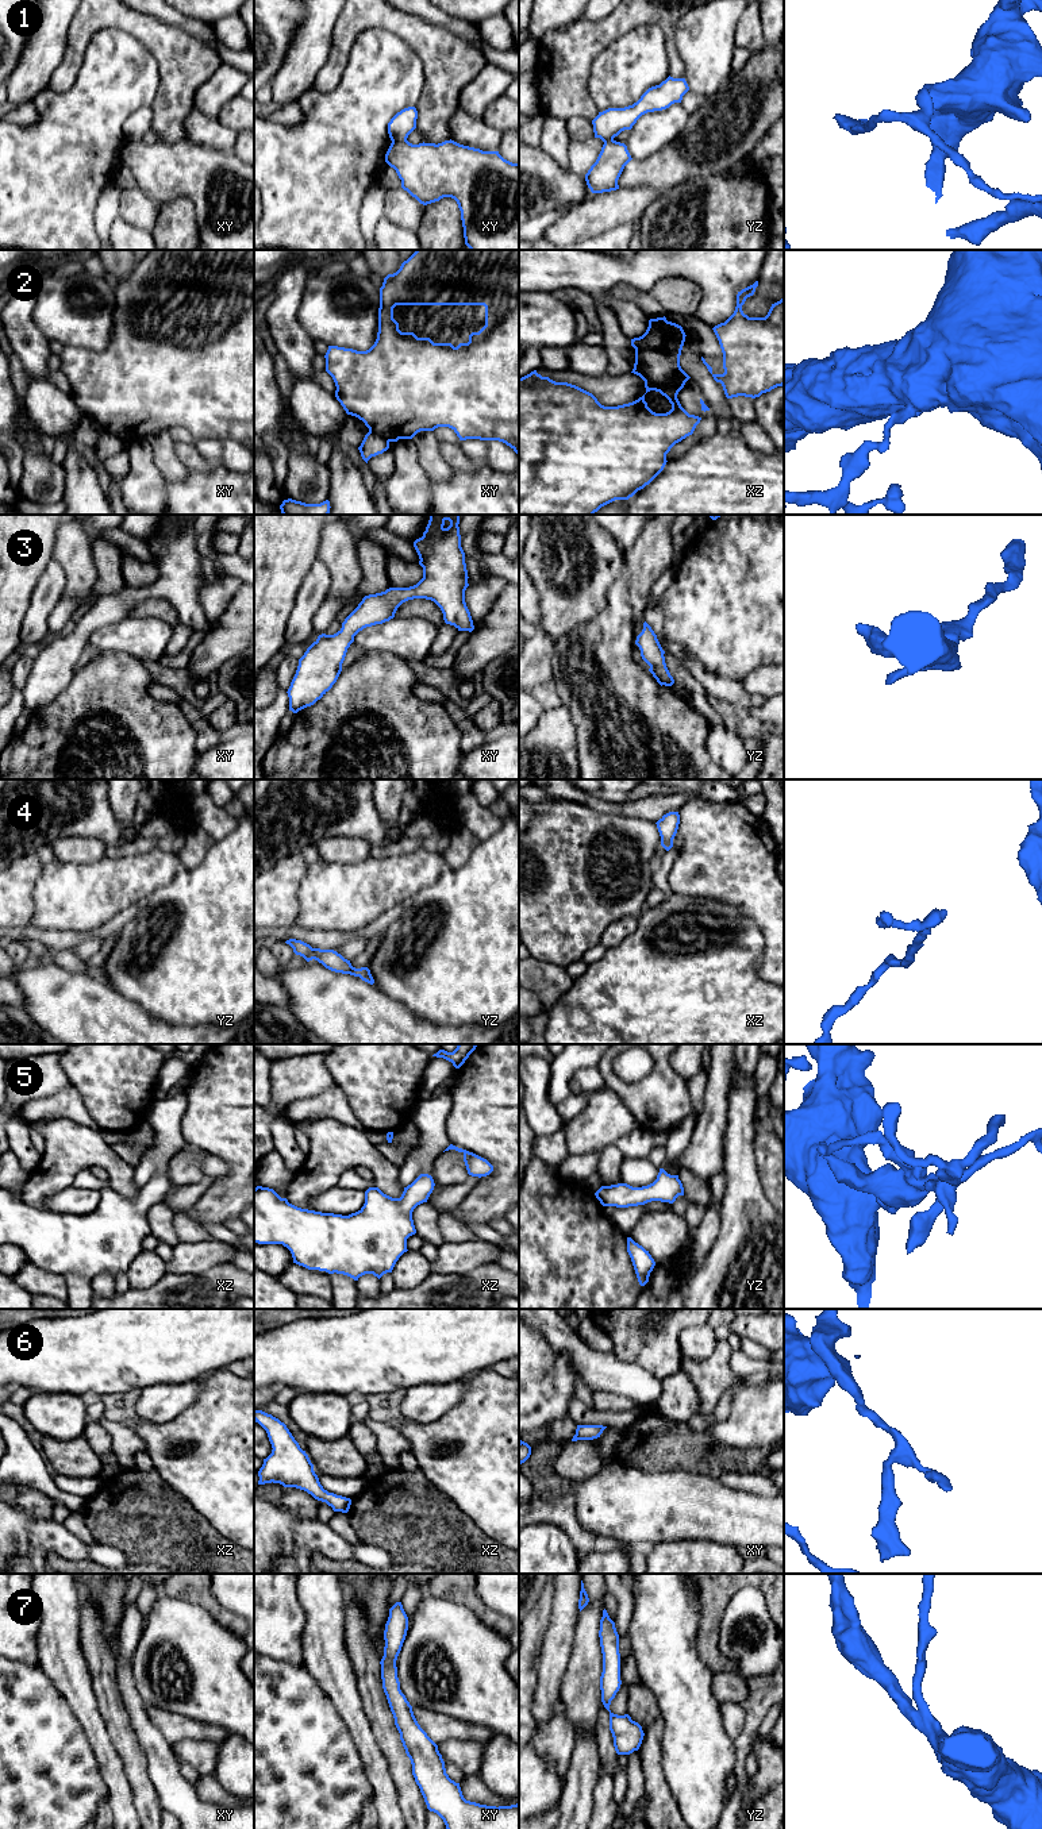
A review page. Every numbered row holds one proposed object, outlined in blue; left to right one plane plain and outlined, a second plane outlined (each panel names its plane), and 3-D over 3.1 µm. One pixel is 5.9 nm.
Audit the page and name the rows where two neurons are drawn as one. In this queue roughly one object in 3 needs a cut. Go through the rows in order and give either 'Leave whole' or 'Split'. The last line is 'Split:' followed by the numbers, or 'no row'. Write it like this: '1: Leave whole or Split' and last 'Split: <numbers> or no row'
1: Split
2: Split
3: Leave whole
4: Leave whole
5: Leave whole
6: Leave whole
7: Leave whole
Split: 1, 2

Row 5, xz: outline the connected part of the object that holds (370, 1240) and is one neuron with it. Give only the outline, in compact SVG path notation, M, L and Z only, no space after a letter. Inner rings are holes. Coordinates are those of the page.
M420 1174L404 1187L400 1198L384 1194L378 1187L365 1191L364 1206L349 1216L322 1213L297 1208L281 1198L273 1189L257 1186L254 1189L254 1243L282 1244L293 1258L293 1263L308 1270L343 1274L354 1281L365 1274L378 1279L392 1272L399 1258L407 1252L407 1239L416 1233L412 1212L427 1202L434 1190L434 1179Z

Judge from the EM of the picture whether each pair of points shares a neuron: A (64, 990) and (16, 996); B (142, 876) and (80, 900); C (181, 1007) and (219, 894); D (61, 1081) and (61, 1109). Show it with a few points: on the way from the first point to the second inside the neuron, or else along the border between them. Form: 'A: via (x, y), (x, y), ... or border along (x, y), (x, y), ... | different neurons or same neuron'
A: border along (14, 980), (22, 993), (22, 1005) | different neurons
B: via (127, 881), (112, 884), (95, 893) | same neuron
C: via (181, 978), (181, 973), (219, 935), (219, 923) | same neuron
D: border along (70, 1085), (47, 1096) | different neurons

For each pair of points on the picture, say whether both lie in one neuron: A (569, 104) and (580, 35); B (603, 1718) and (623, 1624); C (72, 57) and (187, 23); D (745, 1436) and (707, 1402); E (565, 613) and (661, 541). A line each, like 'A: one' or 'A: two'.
A: one
B: two
C: two
D: one
E: two

